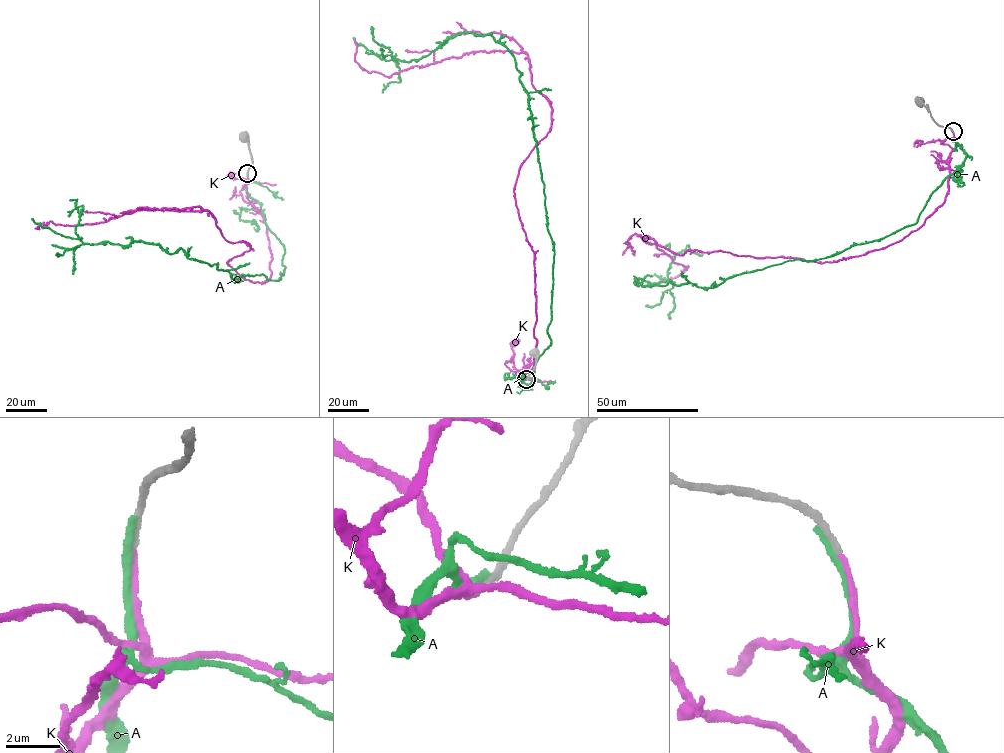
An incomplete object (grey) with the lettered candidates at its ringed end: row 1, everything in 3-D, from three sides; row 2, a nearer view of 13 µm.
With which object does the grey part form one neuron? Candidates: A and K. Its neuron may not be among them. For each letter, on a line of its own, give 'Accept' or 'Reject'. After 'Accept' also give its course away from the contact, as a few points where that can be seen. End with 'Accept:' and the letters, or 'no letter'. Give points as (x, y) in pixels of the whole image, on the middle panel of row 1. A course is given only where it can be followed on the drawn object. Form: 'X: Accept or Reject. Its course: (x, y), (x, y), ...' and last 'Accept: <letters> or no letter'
A: Reject
K: Accept. Its course: (526, 379), (534, 255), (514, 188), (551, 113), (527, 55), (386, 76), (360, 66), (354, 40)
Accept: K

